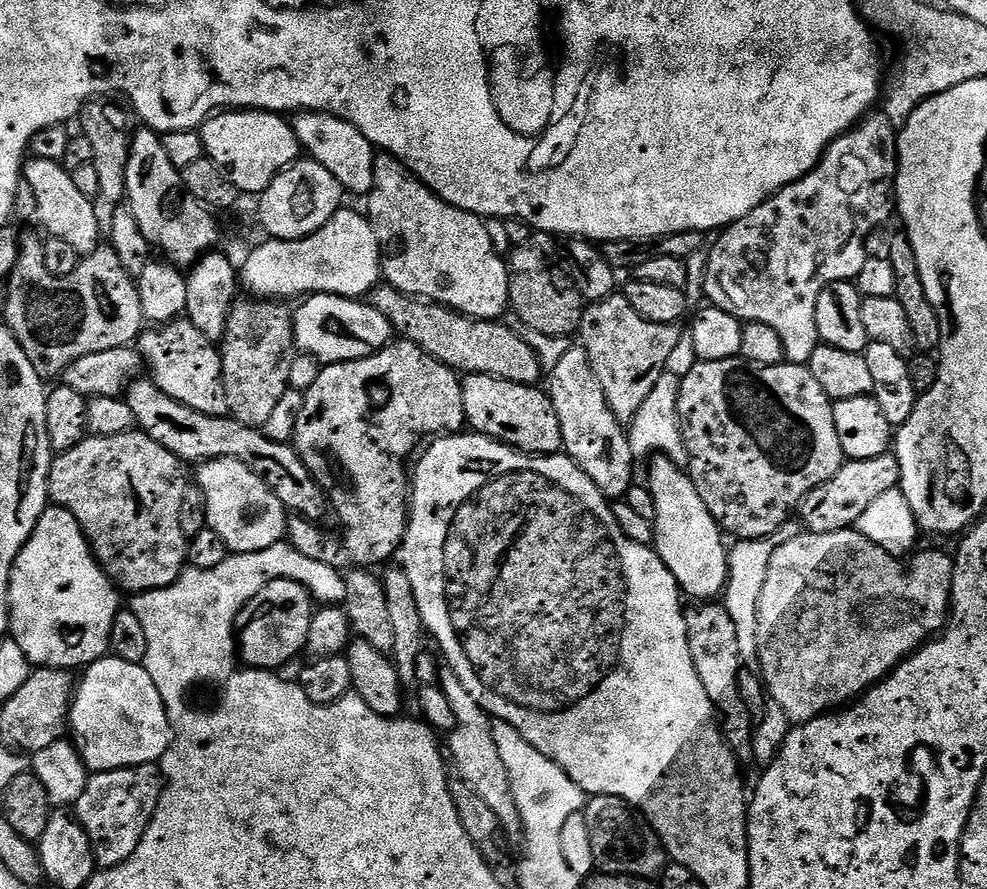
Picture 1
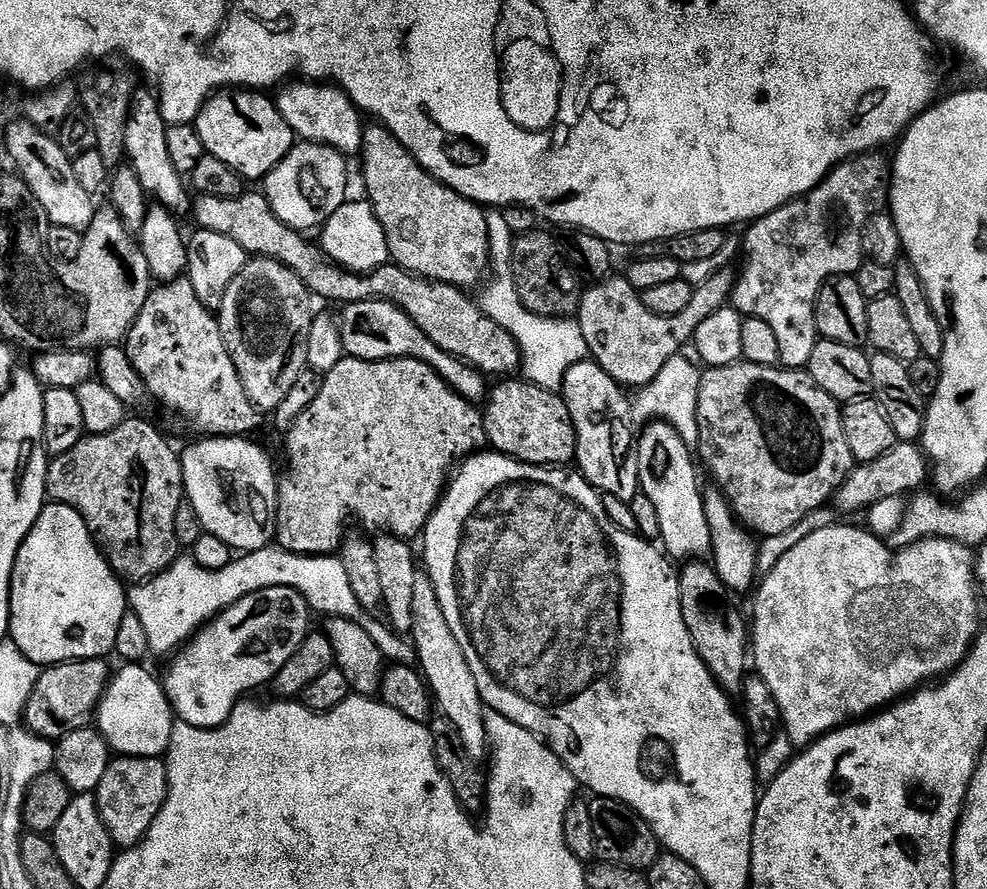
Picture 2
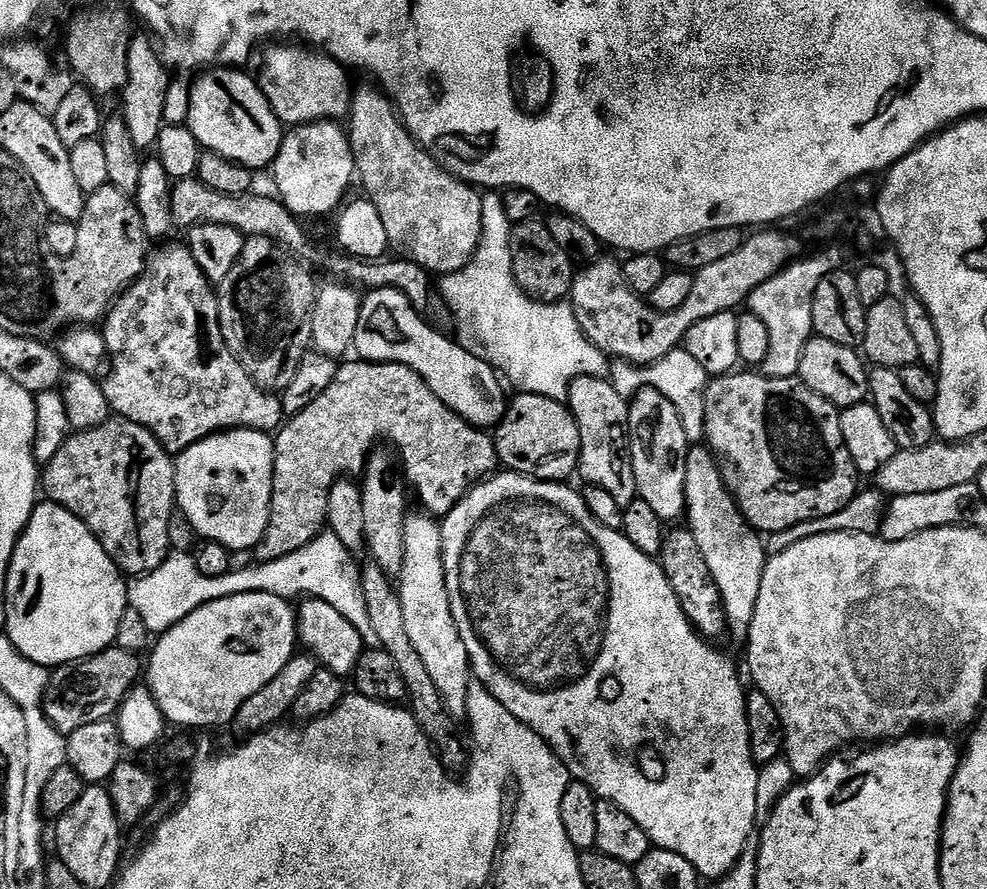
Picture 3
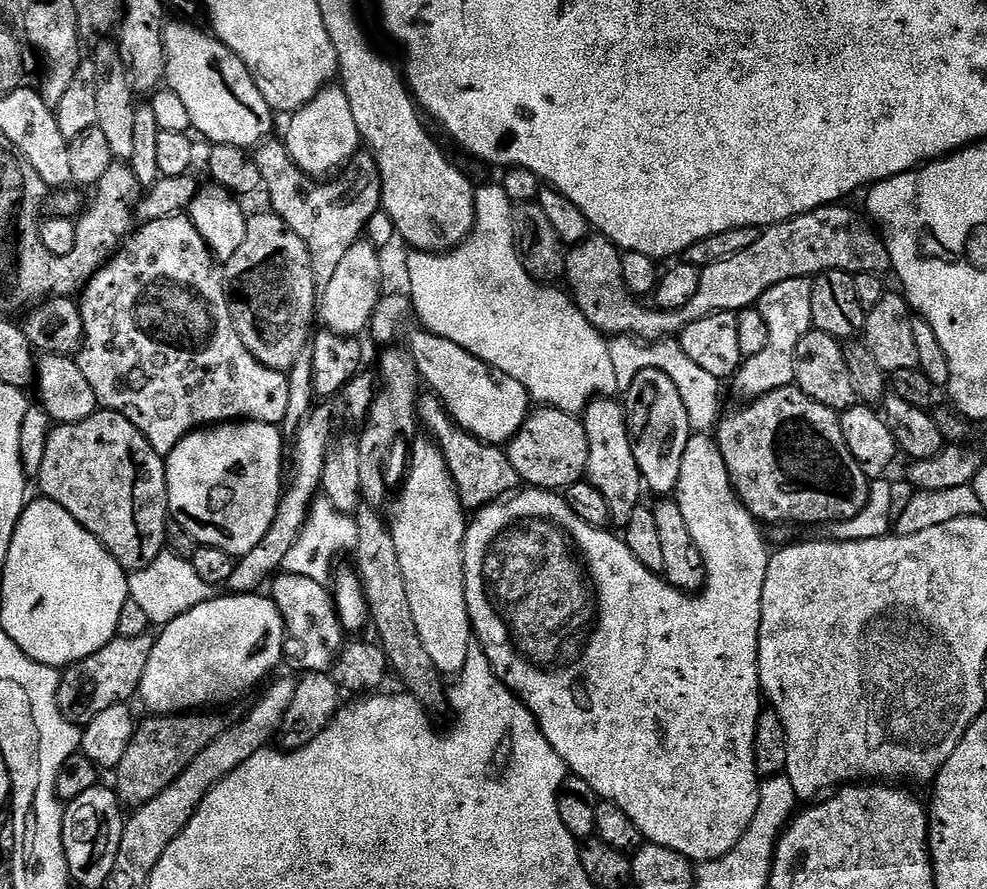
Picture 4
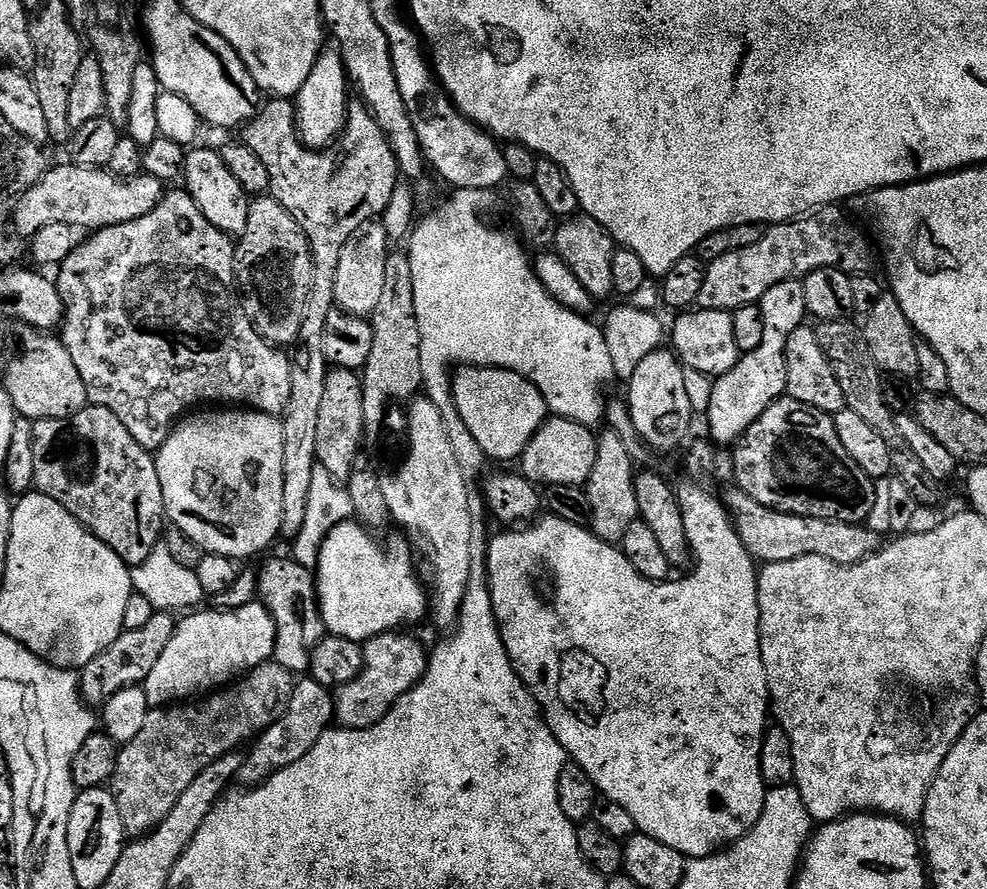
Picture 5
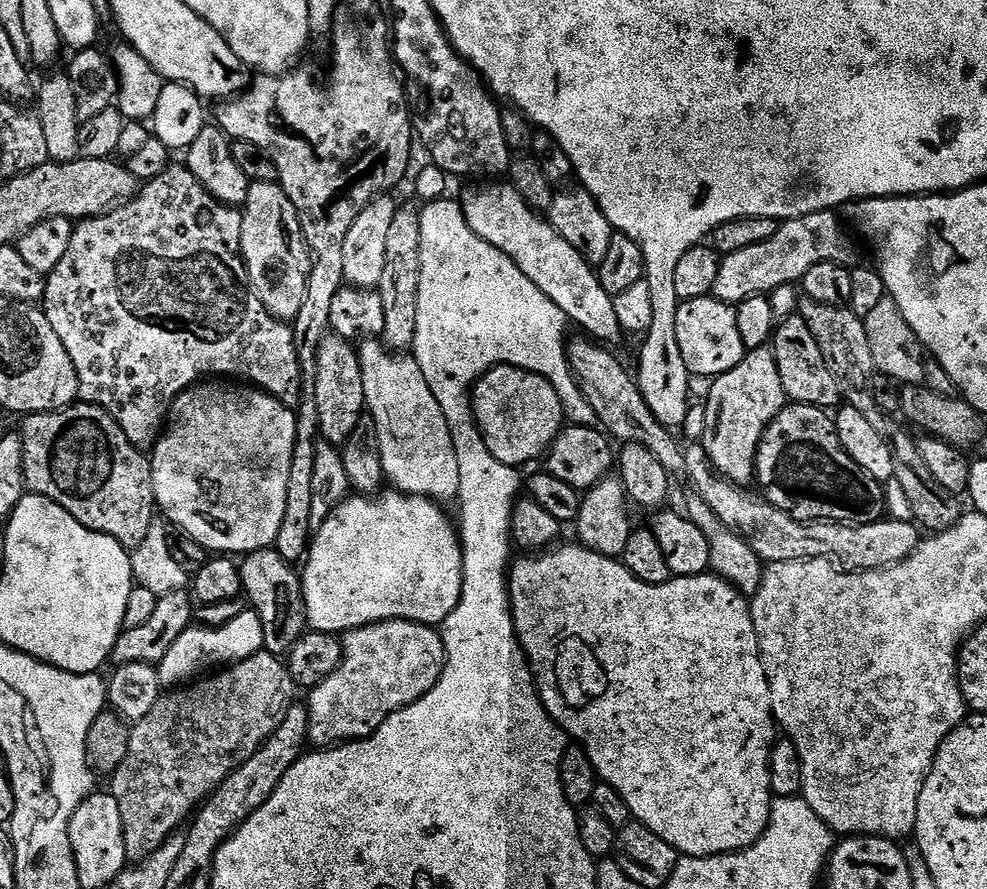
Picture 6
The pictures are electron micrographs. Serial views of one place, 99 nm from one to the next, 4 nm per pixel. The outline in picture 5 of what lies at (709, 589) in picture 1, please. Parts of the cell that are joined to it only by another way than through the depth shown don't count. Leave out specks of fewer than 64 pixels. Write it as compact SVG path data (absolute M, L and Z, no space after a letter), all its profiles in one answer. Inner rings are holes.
M663 346L646 355L633 376L626 381L626 403L634 426L644 443L660 454L674 451L687 438L688 427L694 418L690 395L686 392L685 371L676 353Z

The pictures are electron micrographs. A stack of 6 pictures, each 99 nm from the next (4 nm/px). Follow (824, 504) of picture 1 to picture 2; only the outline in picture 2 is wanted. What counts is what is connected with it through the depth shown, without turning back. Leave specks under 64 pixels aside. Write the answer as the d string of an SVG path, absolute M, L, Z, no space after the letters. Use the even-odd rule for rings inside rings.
M898 442L893 448L886 450L882 458L874 458L874 462L869 464L857 463L846 478L846 482L836 492L834 505L836 504L840 512L863 513L878 502L882 502L882 498L907 497L923 489L929 480L930 464L923 451L915 443Z

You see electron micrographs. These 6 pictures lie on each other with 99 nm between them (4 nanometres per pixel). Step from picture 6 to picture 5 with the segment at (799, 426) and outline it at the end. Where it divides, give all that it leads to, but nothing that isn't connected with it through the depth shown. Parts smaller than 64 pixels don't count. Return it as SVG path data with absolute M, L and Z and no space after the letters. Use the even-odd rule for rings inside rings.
M791 398L775 400L762 414L762 418L758 418L758 422L754 422L754 426L750 426L746 430L742 439L736 441L734 451L736 453L732 456L732 472L736 475L735 487L742 489L746 494L750 494L758 502L762 502L762 506L770 506L779 512L789 512L806 518L826 518L827 520L846 522L847 524L864 524L868 519L870 510L874 510L876 481L869 478L866 470L862 470L862 466L858 466L858 462L854 462L854 458L850 458L850 454L846 454L846 449L842 447L842 441L838 439L838 430L834 430L832 416L814 406L806 406L806 402L798 402Z

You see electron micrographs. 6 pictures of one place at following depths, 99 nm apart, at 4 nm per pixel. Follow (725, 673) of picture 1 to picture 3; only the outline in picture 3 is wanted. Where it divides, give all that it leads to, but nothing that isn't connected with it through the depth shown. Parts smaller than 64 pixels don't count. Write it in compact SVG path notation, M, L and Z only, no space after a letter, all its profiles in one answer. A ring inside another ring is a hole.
M683 527L676 528L673 532L669 531L665 535L664 544L660 548L658 557L660 566L664 569L674 594L680 600L684 616L703 639L709 642L716 642L716 639L723 632L727 633L729 631L728 615L724 612L720 591L710 574L707 558L702 554L691 527Z

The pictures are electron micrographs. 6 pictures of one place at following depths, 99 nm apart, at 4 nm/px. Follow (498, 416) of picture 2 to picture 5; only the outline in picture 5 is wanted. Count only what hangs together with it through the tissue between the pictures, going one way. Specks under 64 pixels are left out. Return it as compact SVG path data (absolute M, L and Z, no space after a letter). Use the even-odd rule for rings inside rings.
M556 414L544 421L534 438L518 461L519 471L530 483L537 486L574 486L587 485L594 470L594 458L598 458L597 433L593 429L574 422L567 415Z

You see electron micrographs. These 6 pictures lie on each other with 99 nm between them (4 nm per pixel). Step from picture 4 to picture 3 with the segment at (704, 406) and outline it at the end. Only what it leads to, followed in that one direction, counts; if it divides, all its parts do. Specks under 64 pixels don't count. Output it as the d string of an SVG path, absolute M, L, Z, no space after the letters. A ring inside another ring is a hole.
M683 347L675 348L668 356L649 366L637 366L624 361L613 361L609 367L609 380L618 396L631 401L637 393L646 387L654 387L678 410L681 419L687 425L703 421L704 401L703 393L709 382L709 375L702 366Z

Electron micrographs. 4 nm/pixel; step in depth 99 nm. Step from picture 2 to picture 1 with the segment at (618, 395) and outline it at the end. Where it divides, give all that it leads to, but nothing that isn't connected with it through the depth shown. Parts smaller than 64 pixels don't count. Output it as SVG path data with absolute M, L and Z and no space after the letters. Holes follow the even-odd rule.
M568 347L566 354L562 354L558 366L551 368L550 376L552 376L552 388L550 387L552 405L562 426L563 451L590 477L594 486L598 486L598 490L604 496L627 497L628 489L634 484L632 480L634 457L628 441L628 432L614 414L614 410L610 410L606 394L602 390L602 382L598 382L594 366L590 366L590 358L584 347Z

